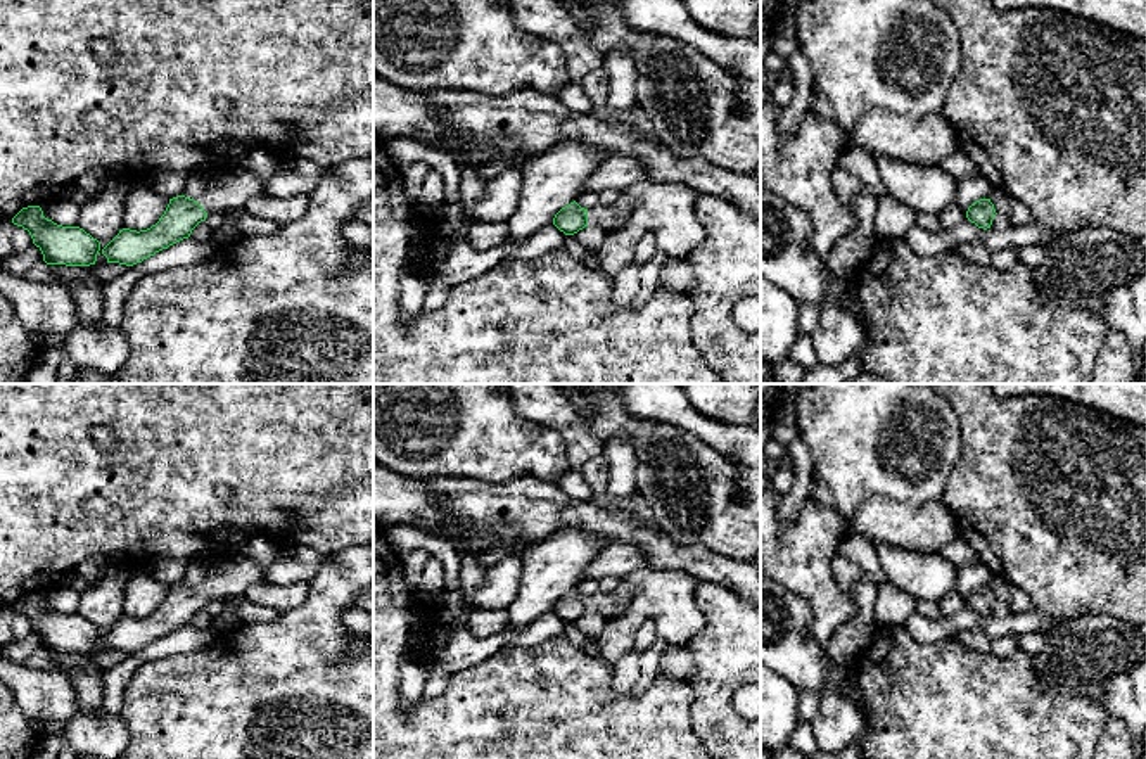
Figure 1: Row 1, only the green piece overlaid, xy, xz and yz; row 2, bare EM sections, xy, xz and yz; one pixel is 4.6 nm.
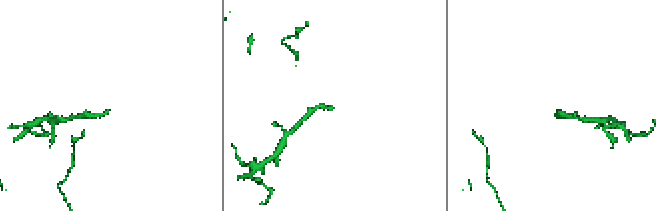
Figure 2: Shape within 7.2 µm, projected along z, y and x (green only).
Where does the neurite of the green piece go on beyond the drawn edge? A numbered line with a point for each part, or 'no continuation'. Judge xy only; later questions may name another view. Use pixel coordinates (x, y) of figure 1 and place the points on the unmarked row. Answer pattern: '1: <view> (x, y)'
1: xy (230, 576)

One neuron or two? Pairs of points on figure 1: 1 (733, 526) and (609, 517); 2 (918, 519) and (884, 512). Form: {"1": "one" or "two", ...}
{"1": "two", "2": "one"}

